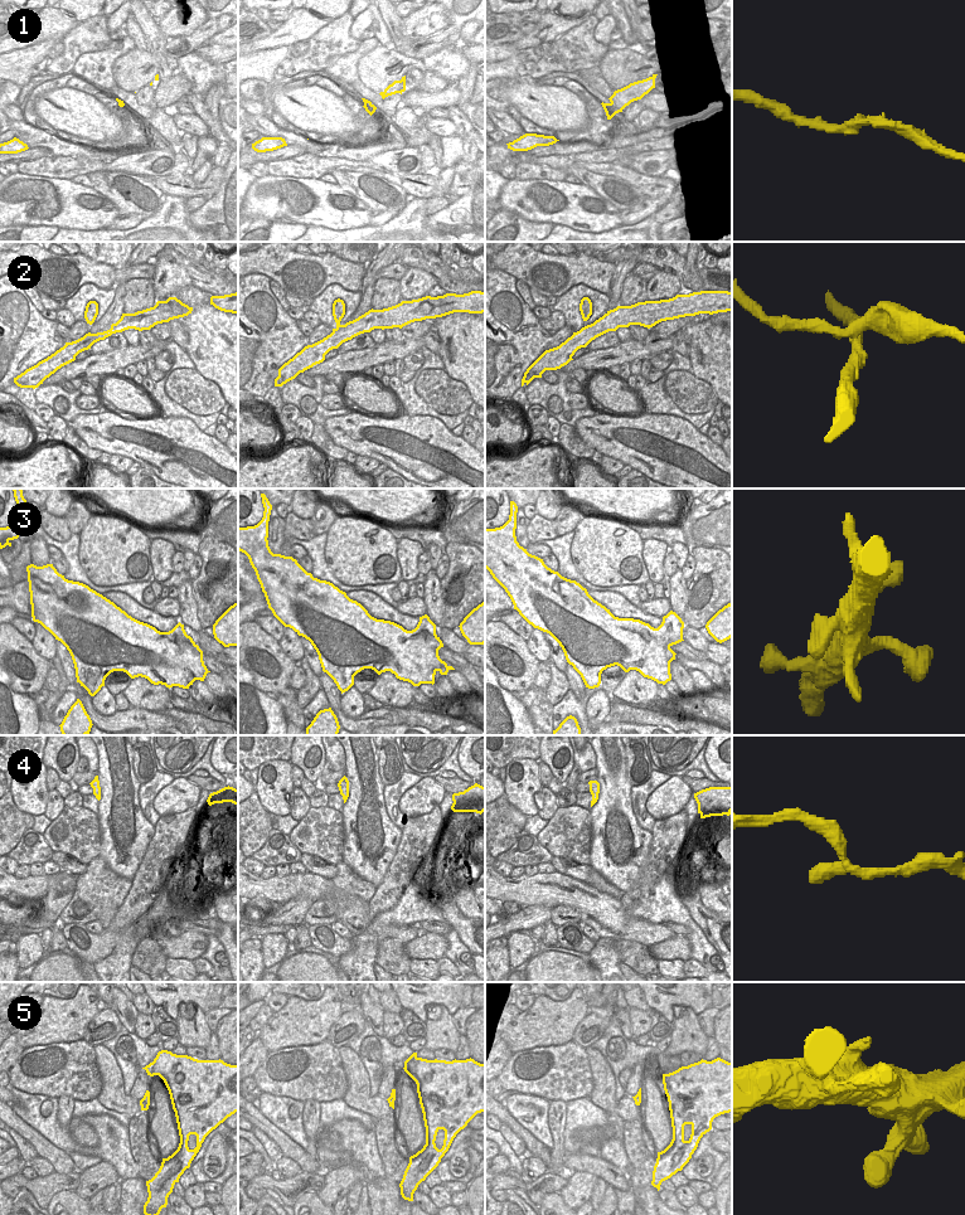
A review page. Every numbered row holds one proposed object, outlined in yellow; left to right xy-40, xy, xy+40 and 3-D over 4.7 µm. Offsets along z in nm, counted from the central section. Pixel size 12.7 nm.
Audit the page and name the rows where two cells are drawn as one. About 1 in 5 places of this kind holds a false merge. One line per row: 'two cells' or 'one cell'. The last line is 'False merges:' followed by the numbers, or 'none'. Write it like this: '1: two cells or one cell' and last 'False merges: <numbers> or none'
1: one cell
2: two cells
3: one cell
4: one cell
5: one cell
False merges: 2

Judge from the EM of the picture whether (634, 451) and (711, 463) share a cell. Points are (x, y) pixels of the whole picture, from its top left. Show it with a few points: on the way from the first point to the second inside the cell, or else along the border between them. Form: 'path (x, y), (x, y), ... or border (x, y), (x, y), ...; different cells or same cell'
path (653, 451), (672, 451), (692, 463); same cell

